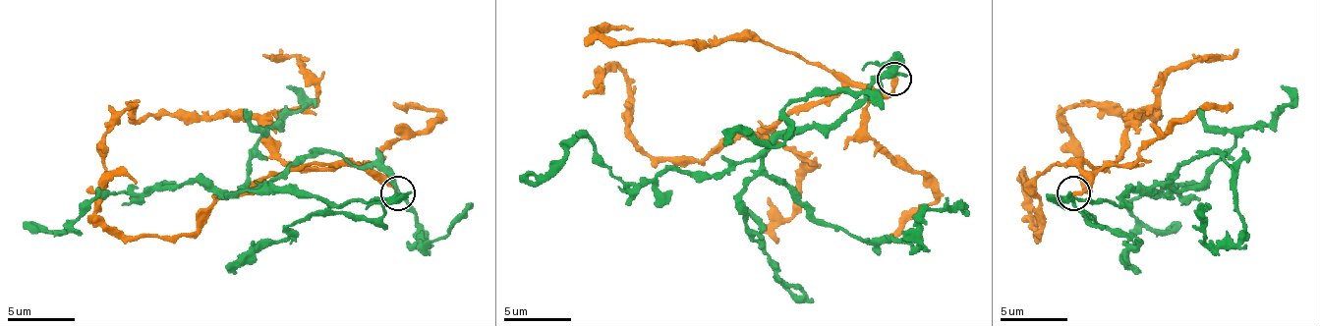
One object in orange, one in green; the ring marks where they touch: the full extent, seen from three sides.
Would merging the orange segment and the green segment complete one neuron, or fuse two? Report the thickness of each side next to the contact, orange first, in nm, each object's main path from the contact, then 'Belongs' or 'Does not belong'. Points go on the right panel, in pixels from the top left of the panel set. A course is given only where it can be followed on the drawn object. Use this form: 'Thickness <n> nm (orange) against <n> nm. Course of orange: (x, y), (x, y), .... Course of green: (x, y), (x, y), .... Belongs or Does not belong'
Thickness 340 nm (orange) against 440 nm. Course of orange: (1074, 193), (1088, 187), (1081, 163), (1108, 167), (1121, 130), (1152, 116), (1064, 113), (1091, 190). Course of green: (1070, 193), (1119, 204), (1182, 163), (1220, 153), (1233, 167), (1243, 224), (1217, 244), (1206, 242), (1210, 204). Does not belong

